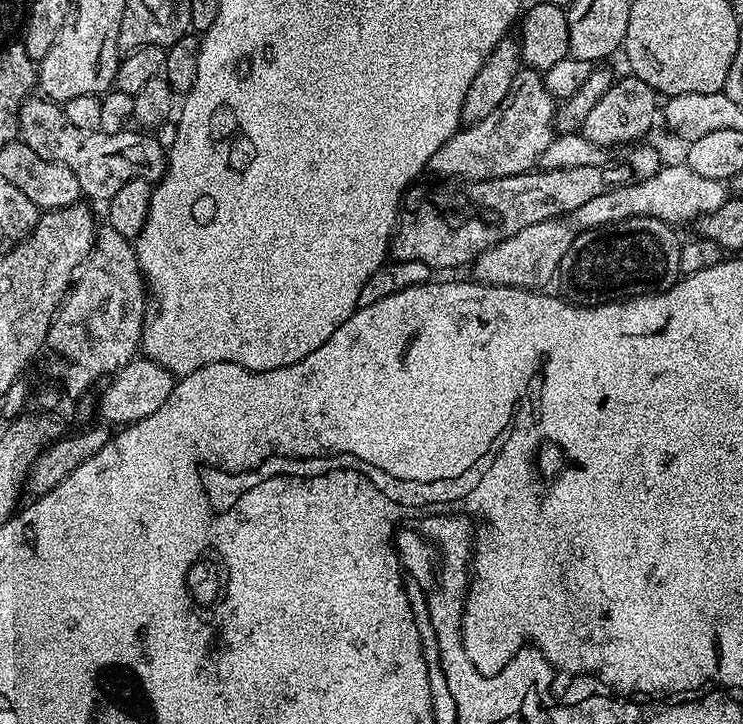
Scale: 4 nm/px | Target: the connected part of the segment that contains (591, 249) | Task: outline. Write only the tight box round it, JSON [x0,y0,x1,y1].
[559,216,682,308]

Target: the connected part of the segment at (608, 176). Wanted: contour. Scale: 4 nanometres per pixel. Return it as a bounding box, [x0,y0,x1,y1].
[518,146,662,224]

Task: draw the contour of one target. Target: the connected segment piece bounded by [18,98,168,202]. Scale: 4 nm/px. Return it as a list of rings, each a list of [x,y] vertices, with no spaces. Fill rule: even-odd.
[[[36,99],[25,100],[20,108],[19,139],[30,146],[34,154],[42,154],[42,158],[50,162],[64,164],[66,170],[78,178],[81,193],[85,197],[89,196],[89,201],[107,202],[111,196],[118,194],[118,190],[122,190],[122,186],[126,186],[126,182],[163,180],[168,171],[168,157],[166,149],[155,135],[144,130],[125,130],[118,134],[81,130],[79,126],[73,126],[70,118],[66,118],[63,107],[57,101]]]

